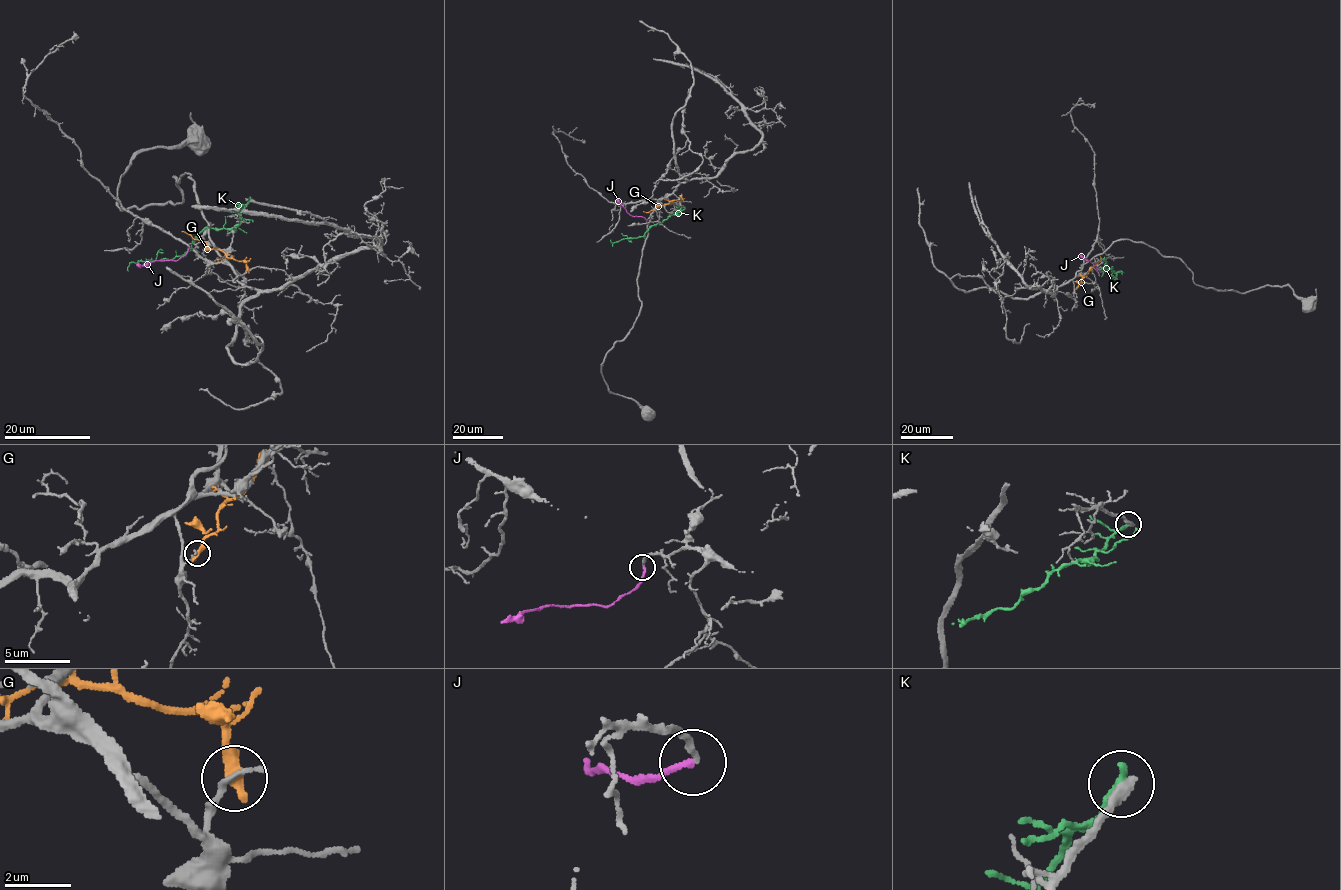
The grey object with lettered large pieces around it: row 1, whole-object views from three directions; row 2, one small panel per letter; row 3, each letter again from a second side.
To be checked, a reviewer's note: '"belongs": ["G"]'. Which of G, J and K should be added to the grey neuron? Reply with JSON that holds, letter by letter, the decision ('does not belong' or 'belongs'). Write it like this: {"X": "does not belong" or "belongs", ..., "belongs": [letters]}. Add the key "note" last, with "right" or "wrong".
{"G": "does not belong", "J": "does not belong", "K": "does not belong", "belongs": [], "note": "wrong"}

